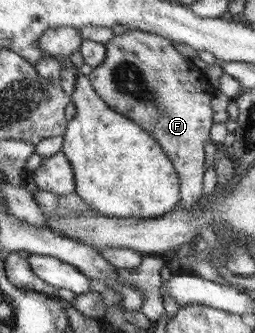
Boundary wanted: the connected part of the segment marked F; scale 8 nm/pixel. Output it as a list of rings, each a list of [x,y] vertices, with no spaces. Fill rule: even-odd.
[[[127,29],[123,34],[113,35],[104,46],[105,61],[90,73],[91,84],[112,109],[142,126],[162,145],[182,179],[181,208],[194,212],[203,196],[203,142],[209,140],[205,126],[213,126],[209,100],[218,90],[211,88],[201,70],[158,33]]]

